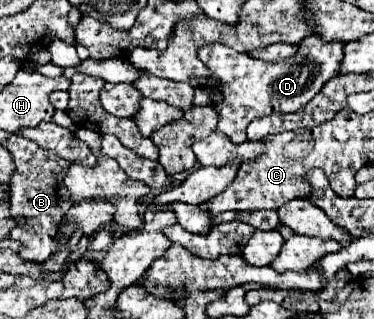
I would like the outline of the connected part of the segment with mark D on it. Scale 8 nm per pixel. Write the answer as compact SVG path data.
M307 36L299 42L295 56L279 62L265 62L223 44L207 44L199 50L199 58L211 70L211 78L205 90L211 96L211 104L219 110L217 130L223 132L233 144L245 142L247 126L261 116L275 112L297 112L323 88L327 80L339 74L343 60L343 42L325 42L317 36Z

